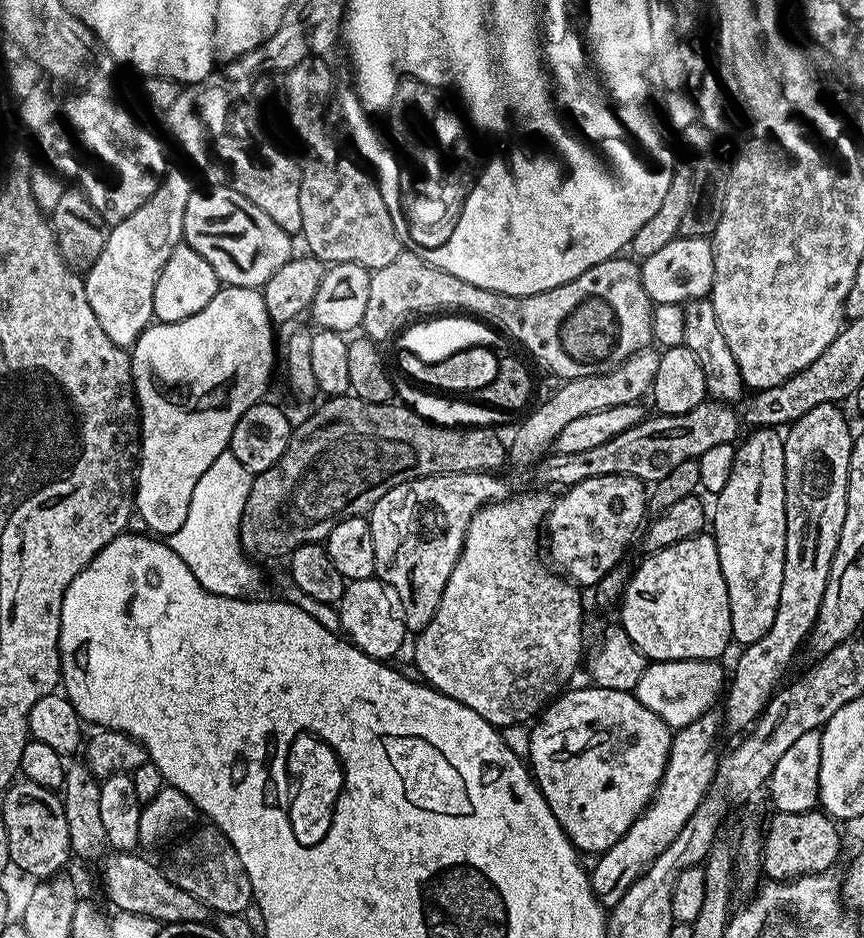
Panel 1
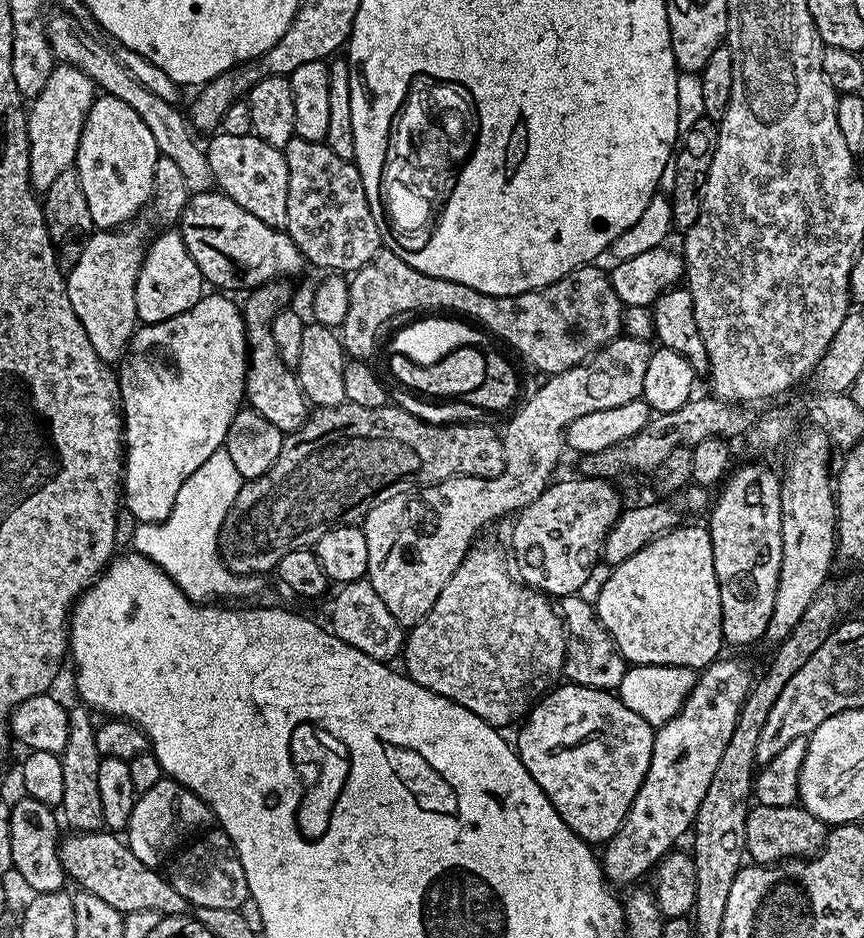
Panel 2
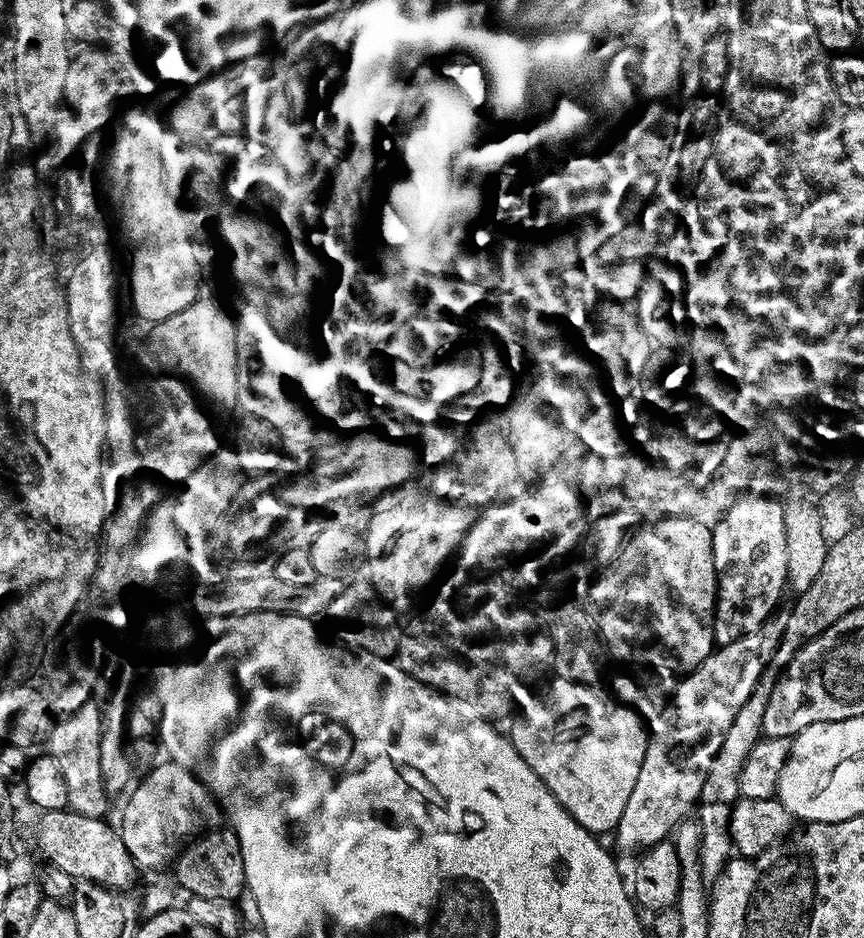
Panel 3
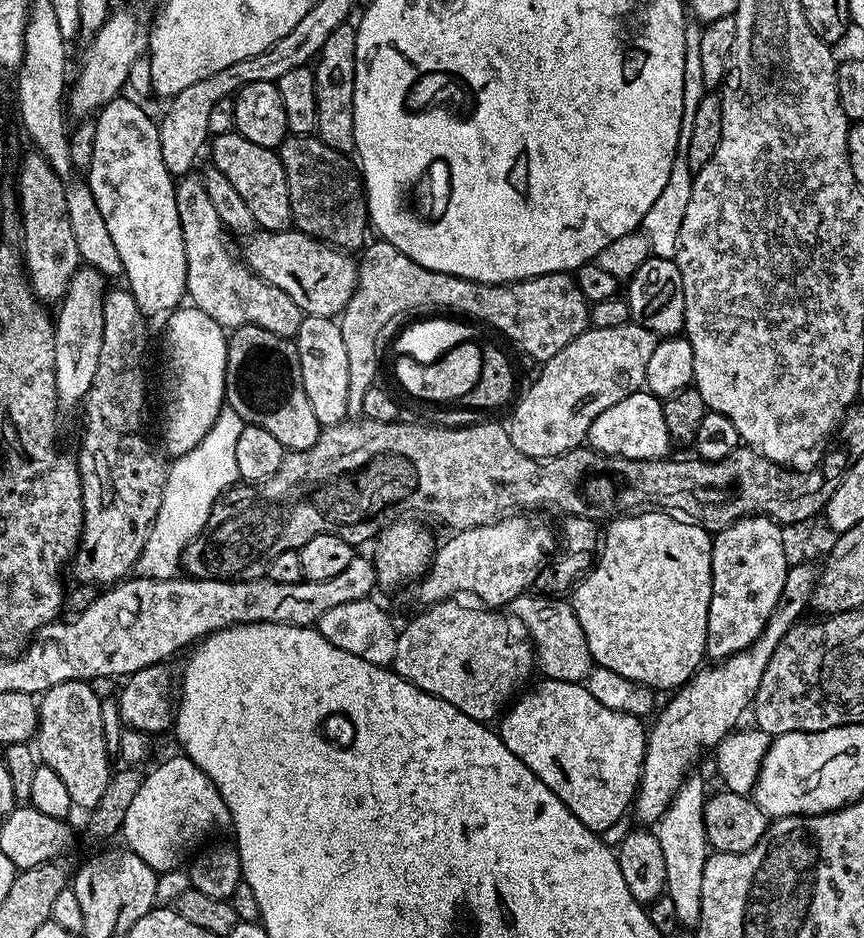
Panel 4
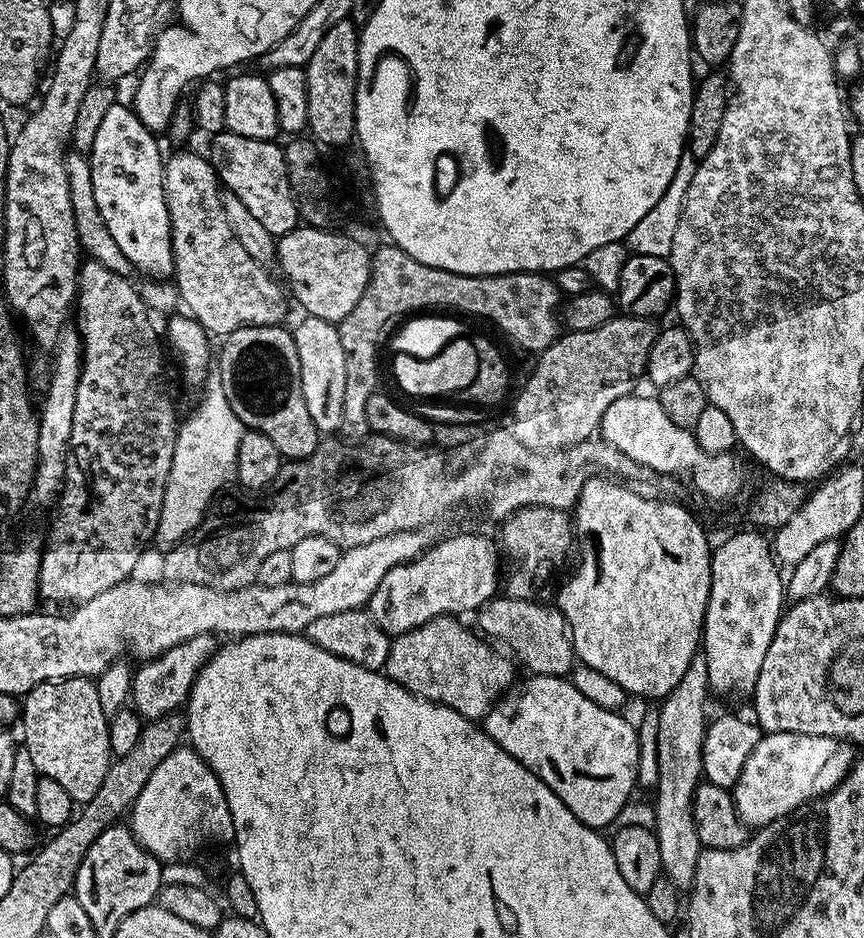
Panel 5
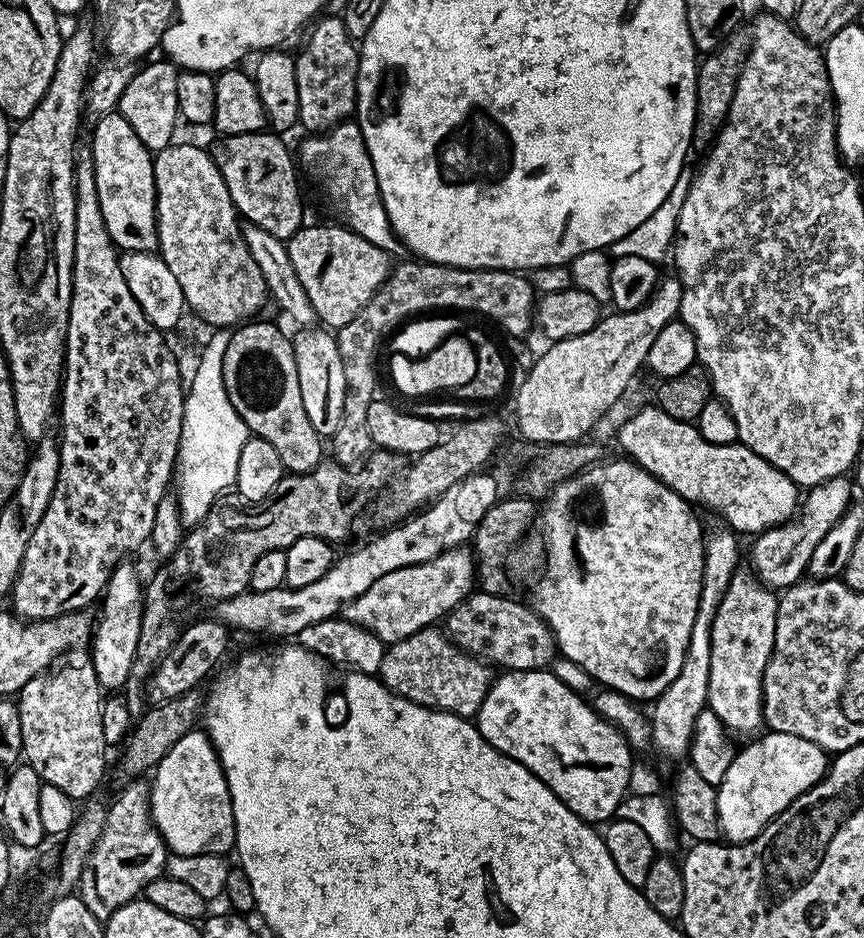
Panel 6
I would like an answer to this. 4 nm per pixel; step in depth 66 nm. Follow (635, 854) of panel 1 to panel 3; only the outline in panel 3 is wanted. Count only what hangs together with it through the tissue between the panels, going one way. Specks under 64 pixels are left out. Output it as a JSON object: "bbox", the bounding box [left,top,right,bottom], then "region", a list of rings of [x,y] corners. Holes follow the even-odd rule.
{"bbox":[614,614,787,854],"region":[[[773,614],[761,628],[738,638],[738,642],[719,645],[697,668],[691,669],[685,675],[688,677],[673,690],[672,698],[670,694],[670,699],[658,714],[658,718],[651,720],[646,758],[642,758],[638,782],[634,782],[634,790],[626,801],[626,810],[622,810],[622,818],[614,830],[616,844],[622,851],[640,854],[655,844],[667,841],[677,826],[691,813],[688,811],[697,807],[706,774],[710,770],[710,762],[714,762],[718,750],[722,750],[722,742],[726,742],[726,730],[730,730],[734,718],[738,718],[738,710],[742,710],[746,698],[754,694],[758,678],[765,668],[771,665],[774,650],[778,650],[778,642],[782,642],[787,622],[787,615]]]}

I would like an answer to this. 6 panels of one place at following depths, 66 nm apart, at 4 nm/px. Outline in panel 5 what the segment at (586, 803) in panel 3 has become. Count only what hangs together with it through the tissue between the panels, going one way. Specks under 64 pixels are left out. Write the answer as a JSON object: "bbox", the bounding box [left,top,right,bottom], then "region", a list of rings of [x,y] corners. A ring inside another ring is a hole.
{"bbox":[482,675,642,830],"region":[[[529,675],[528,681],[519,688],[513,687],[511,691],[500,697],[499,700],[493,704],[492,709],[488,711],[487,716],[482,721],[482,727],[488,736],[494,742],[498,742],[498,746],[502,746],[502,750],[506,750],[506,754],[510,754],[518,762],[522,762],[522,766],[526,766],[533,772],[535,776],[542,783],[544,783],[553,794],[562,801],[570,811],[583,822],[588,828],[595,828],[597,830],[604,830],[607,824],[615,825],[616,819],[620,816],[620,811],[628,804],[628,795],[632,791],[637,791],[638,785],[636,782],[636,775],[638,774],[638,758],[640,757],[640,745],[642,743],[642,736],[636,733],[636,728],[622,716],[619,711],[612,711],[604,709],[602,706],[595,705],[594,702],[586,698],[581,690],[578,690],[572,684],[571,679],[562,676],[534,676]]]}

